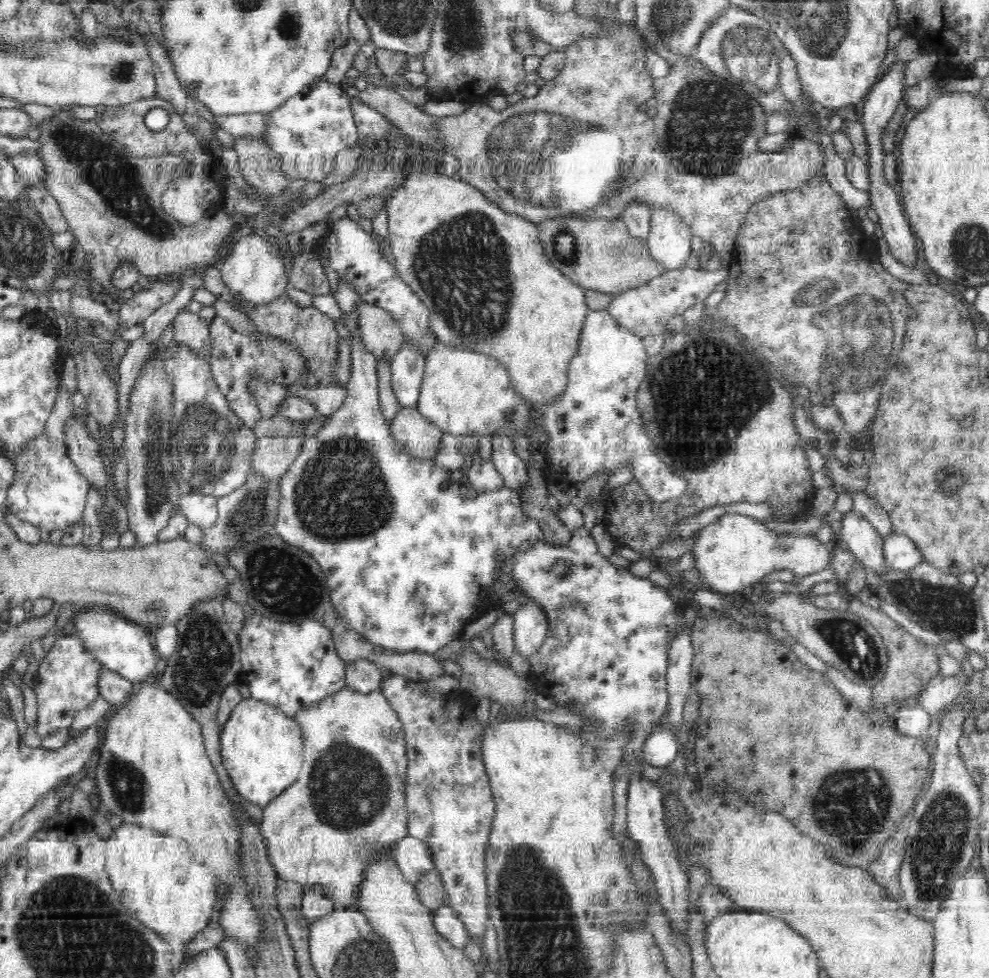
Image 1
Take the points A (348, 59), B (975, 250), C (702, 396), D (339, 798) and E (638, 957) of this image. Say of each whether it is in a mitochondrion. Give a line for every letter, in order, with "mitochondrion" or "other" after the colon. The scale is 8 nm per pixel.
A: other
B: mitochondrion
C: mitochondrion
D: mitochondrion
E: other

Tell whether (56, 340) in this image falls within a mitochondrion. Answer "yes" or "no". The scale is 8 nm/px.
no

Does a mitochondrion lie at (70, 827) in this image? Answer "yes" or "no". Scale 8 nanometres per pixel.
no

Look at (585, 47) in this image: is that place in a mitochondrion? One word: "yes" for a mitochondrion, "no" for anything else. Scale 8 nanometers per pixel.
no

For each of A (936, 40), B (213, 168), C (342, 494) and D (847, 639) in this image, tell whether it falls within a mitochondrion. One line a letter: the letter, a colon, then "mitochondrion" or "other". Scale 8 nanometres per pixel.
A: other
B: other
C: mitochondrion
D: mitochondrion

